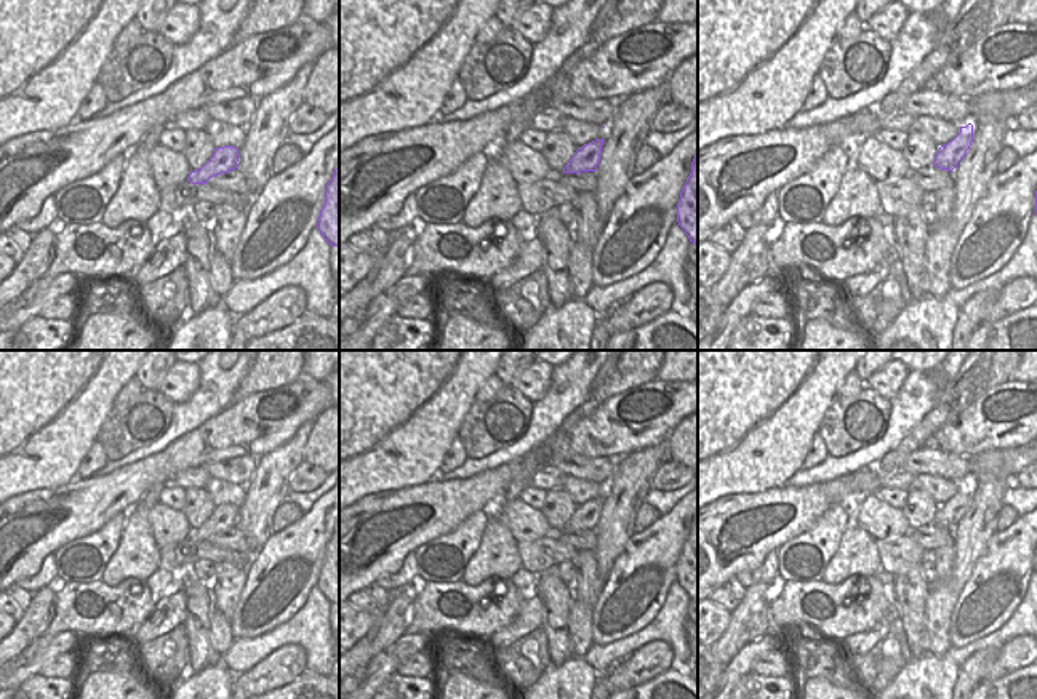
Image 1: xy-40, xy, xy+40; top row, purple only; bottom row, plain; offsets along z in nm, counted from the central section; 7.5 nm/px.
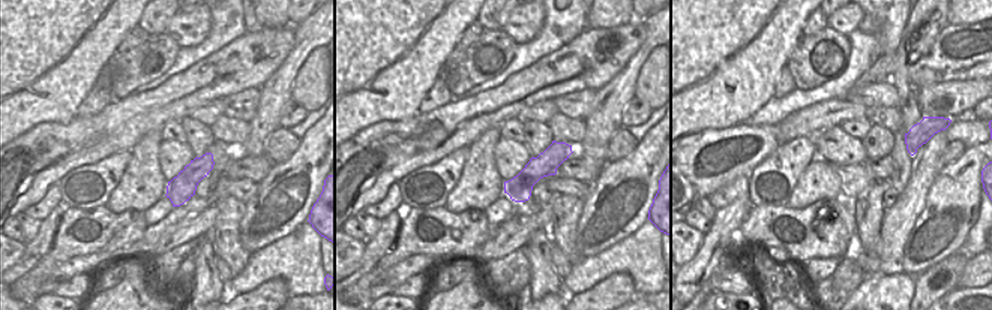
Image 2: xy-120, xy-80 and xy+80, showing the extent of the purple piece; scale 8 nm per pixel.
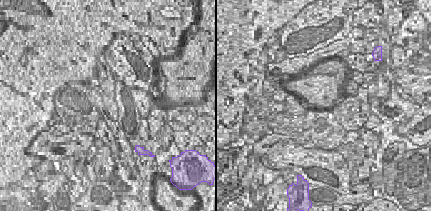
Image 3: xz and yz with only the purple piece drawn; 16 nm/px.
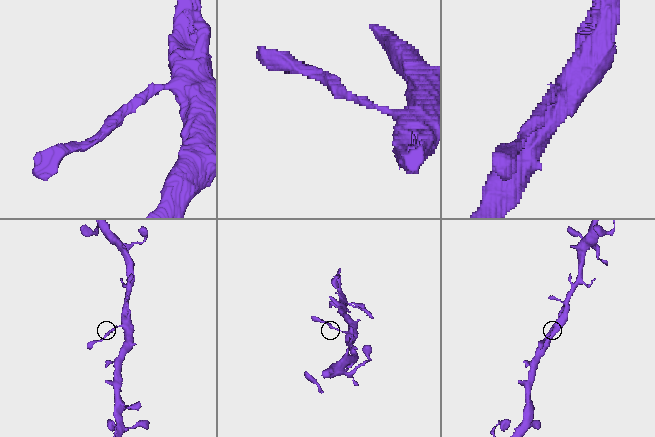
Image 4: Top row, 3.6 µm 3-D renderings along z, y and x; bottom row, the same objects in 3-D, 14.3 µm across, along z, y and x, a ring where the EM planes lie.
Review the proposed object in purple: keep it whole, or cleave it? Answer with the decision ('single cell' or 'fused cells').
fused cells

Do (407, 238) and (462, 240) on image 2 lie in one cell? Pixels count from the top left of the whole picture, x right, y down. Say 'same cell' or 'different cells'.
same cell

